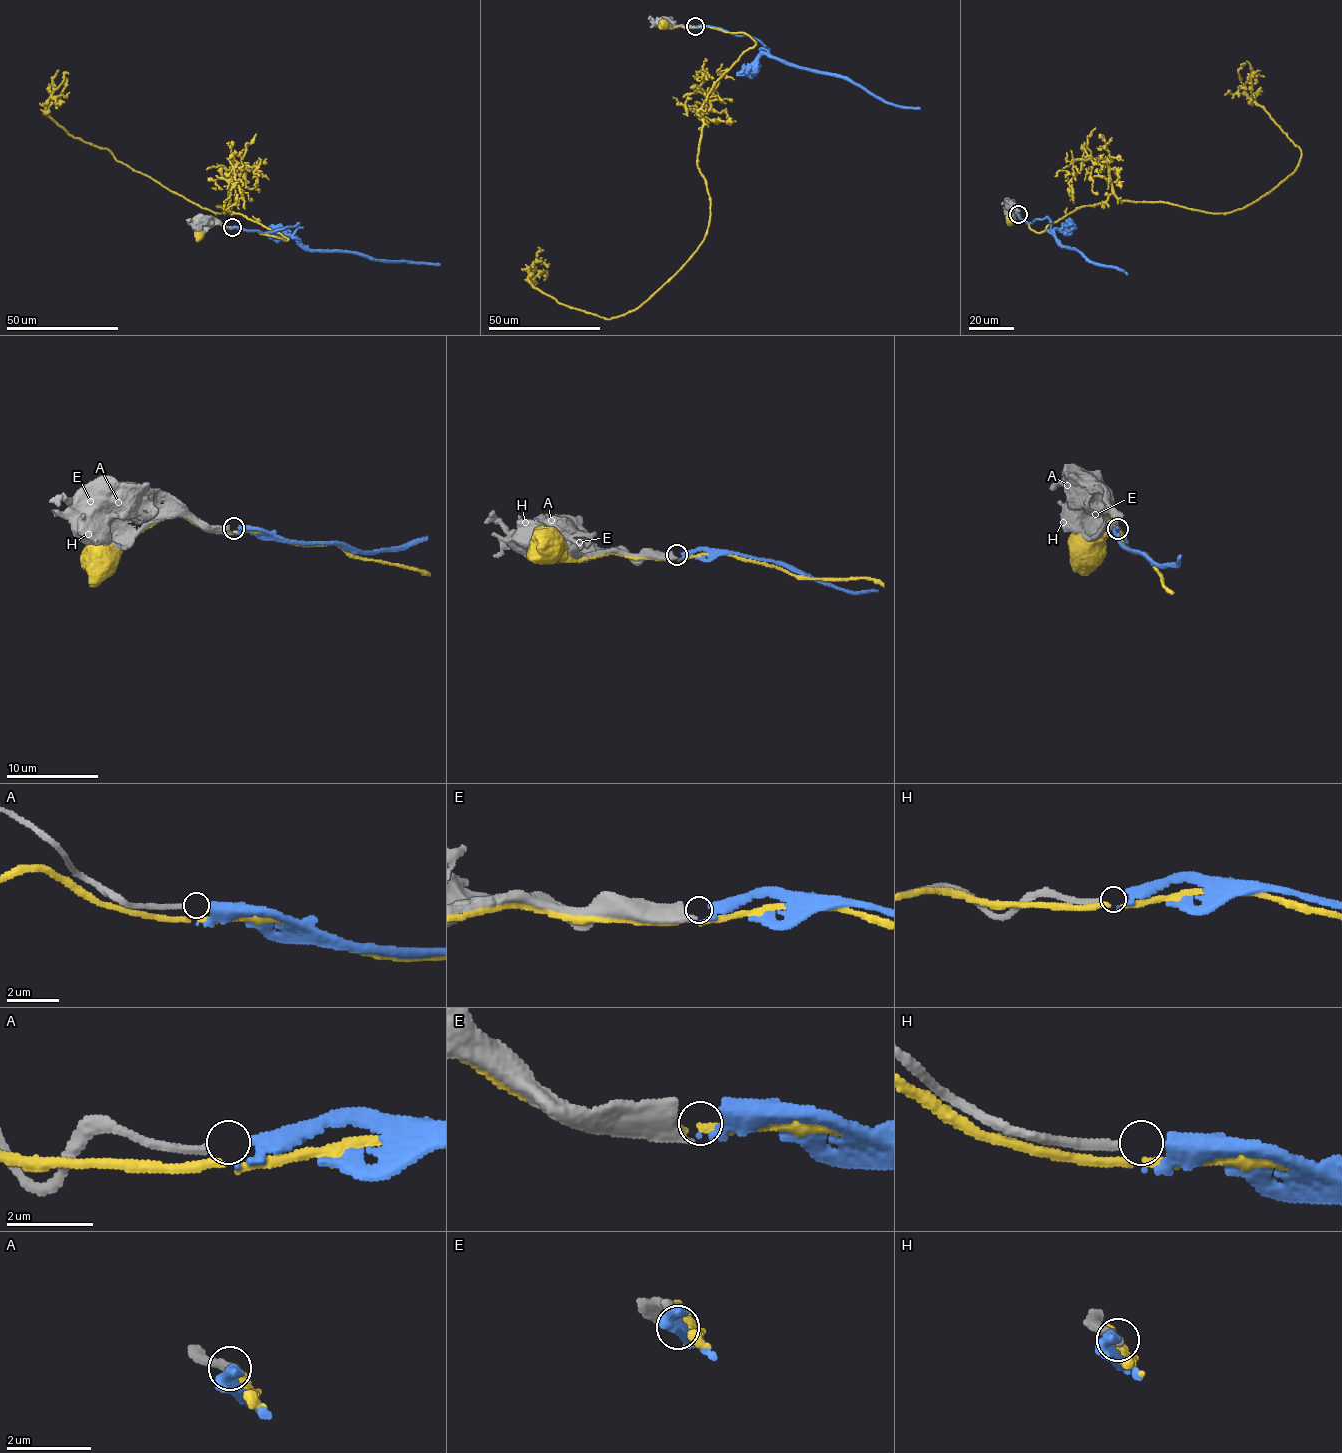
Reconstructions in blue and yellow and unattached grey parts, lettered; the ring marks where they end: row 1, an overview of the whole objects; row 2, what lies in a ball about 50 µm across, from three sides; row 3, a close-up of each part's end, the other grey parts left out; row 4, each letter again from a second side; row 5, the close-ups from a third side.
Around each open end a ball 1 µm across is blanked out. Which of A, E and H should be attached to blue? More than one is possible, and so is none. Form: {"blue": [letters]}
{"blue": ["E"]}

